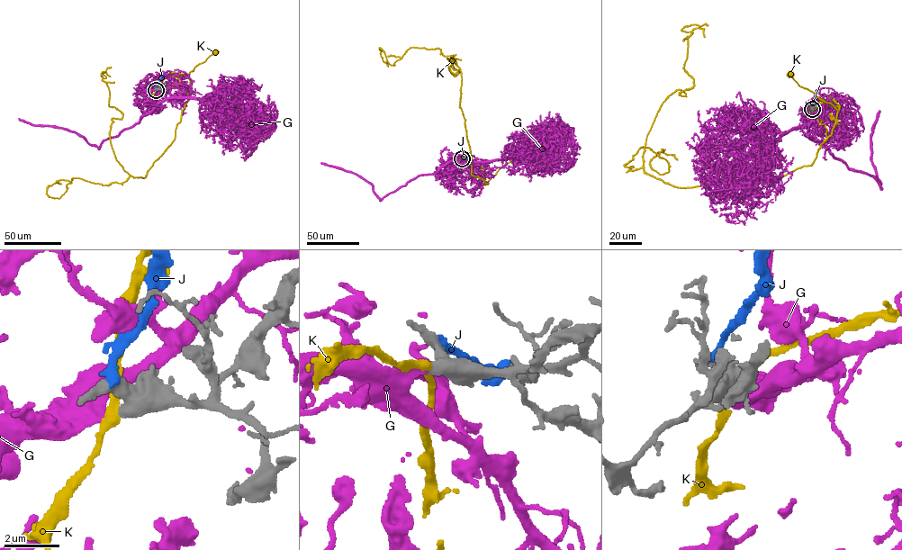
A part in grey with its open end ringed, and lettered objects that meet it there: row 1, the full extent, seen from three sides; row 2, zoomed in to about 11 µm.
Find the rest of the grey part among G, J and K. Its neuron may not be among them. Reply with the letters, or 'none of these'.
G

